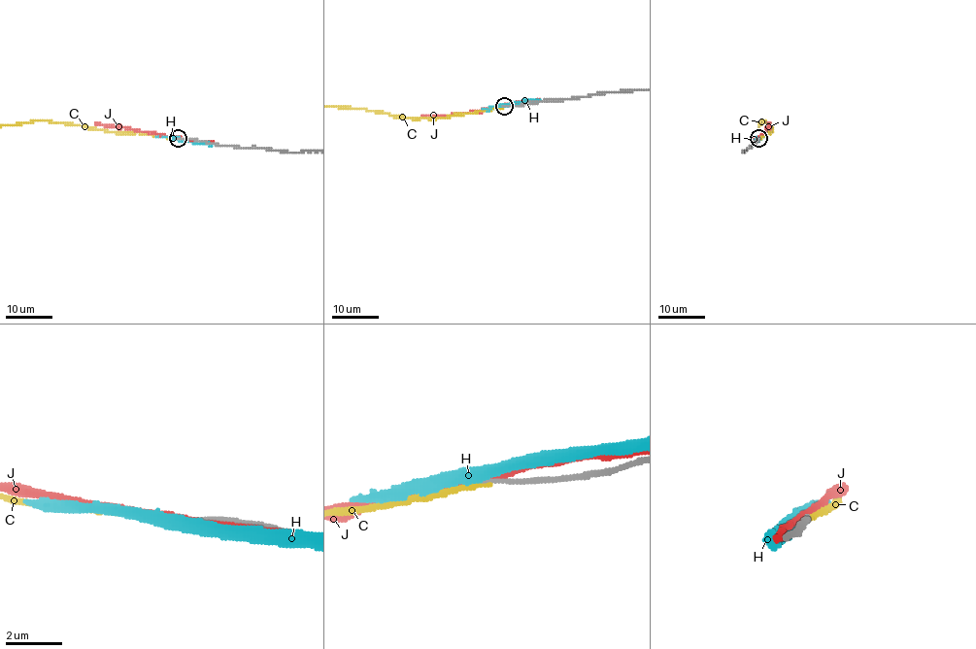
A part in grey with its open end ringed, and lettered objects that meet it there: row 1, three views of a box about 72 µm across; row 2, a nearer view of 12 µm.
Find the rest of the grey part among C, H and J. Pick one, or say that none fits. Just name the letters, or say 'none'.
C

